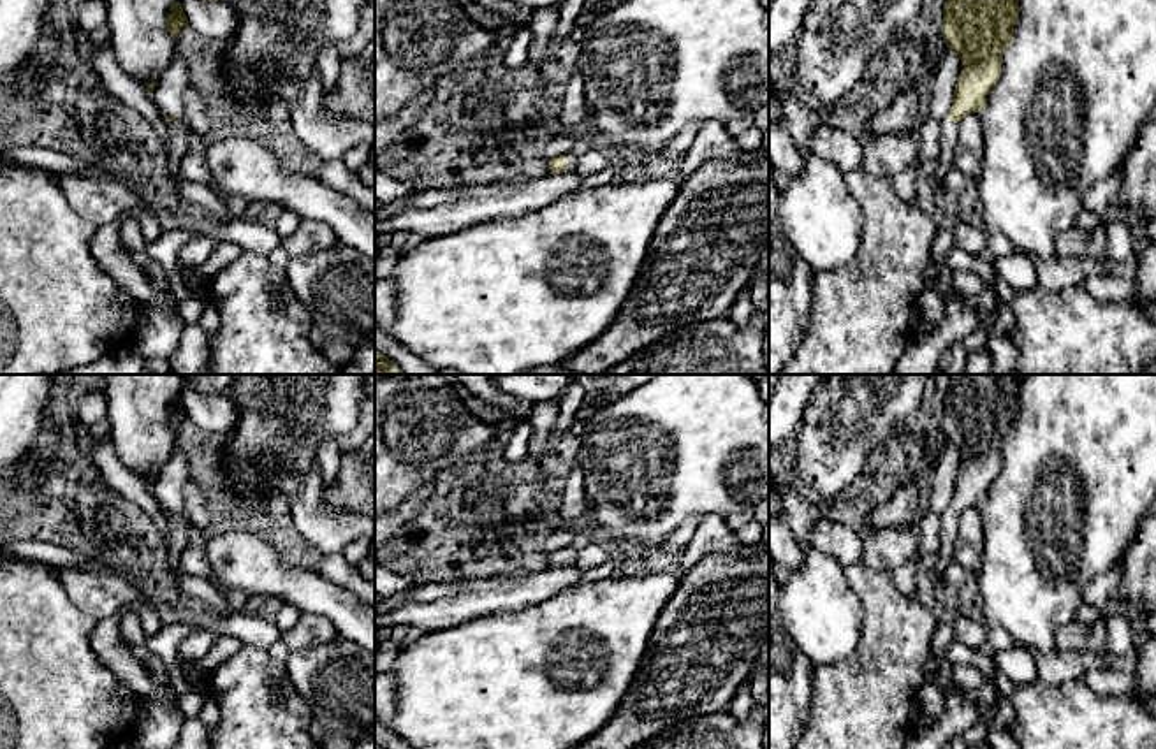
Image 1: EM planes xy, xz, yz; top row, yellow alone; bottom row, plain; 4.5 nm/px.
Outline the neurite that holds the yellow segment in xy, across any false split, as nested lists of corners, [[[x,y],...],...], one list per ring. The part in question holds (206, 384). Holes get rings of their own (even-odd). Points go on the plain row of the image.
[[[178,374],[179,385],[188,382],[197,392],[215,396],[227,392],[232,374]]]

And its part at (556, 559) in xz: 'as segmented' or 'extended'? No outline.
extended

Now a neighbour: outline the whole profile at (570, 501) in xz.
[[[579,466],[572,468],[561,480],[556,494],[556,510],[565,522],[589,510],[584,475]]]

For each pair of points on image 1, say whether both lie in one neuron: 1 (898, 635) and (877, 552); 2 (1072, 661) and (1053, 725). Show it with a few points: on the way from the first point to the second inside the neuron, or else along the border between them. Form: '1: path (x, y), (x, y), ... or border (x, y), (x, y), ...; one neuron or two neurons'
1: border (861, 563), (889, 570); two neurons
2: border (1081, 677), (1058, 684), (1044, 684), (1037, 679); two neurons

